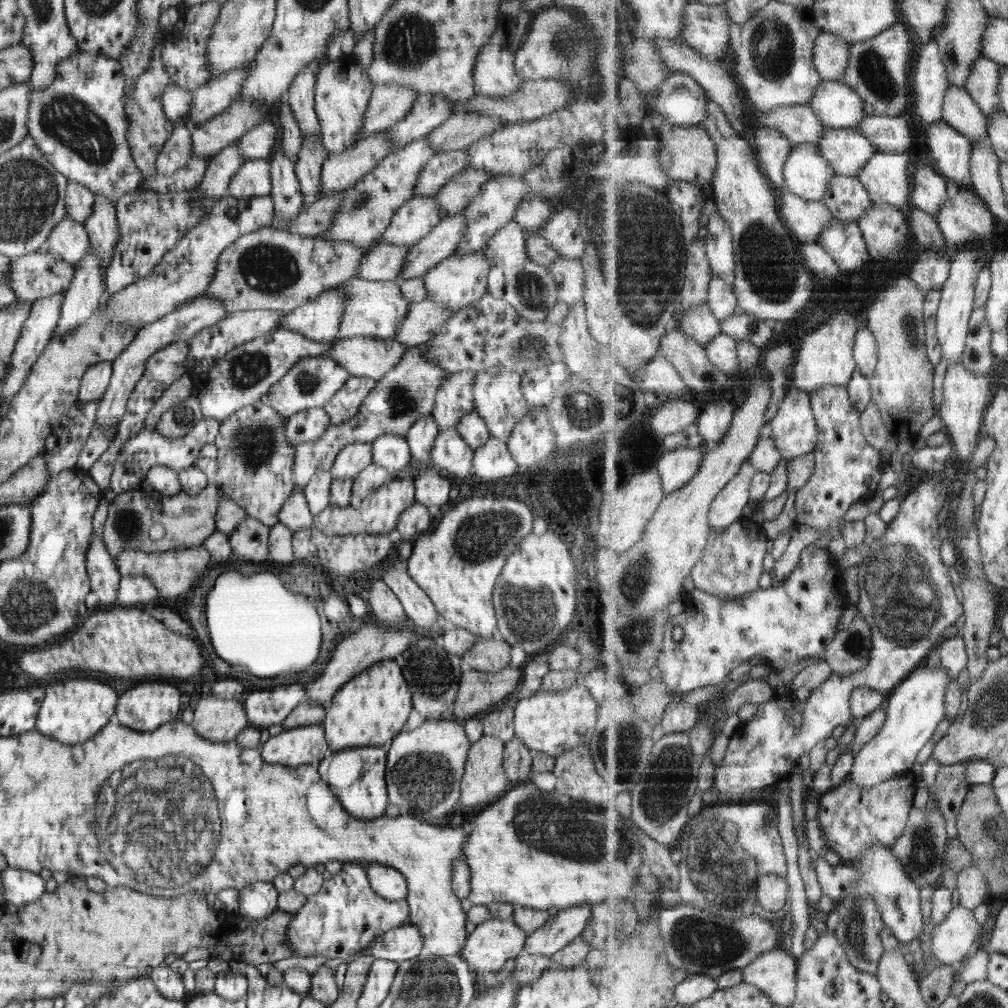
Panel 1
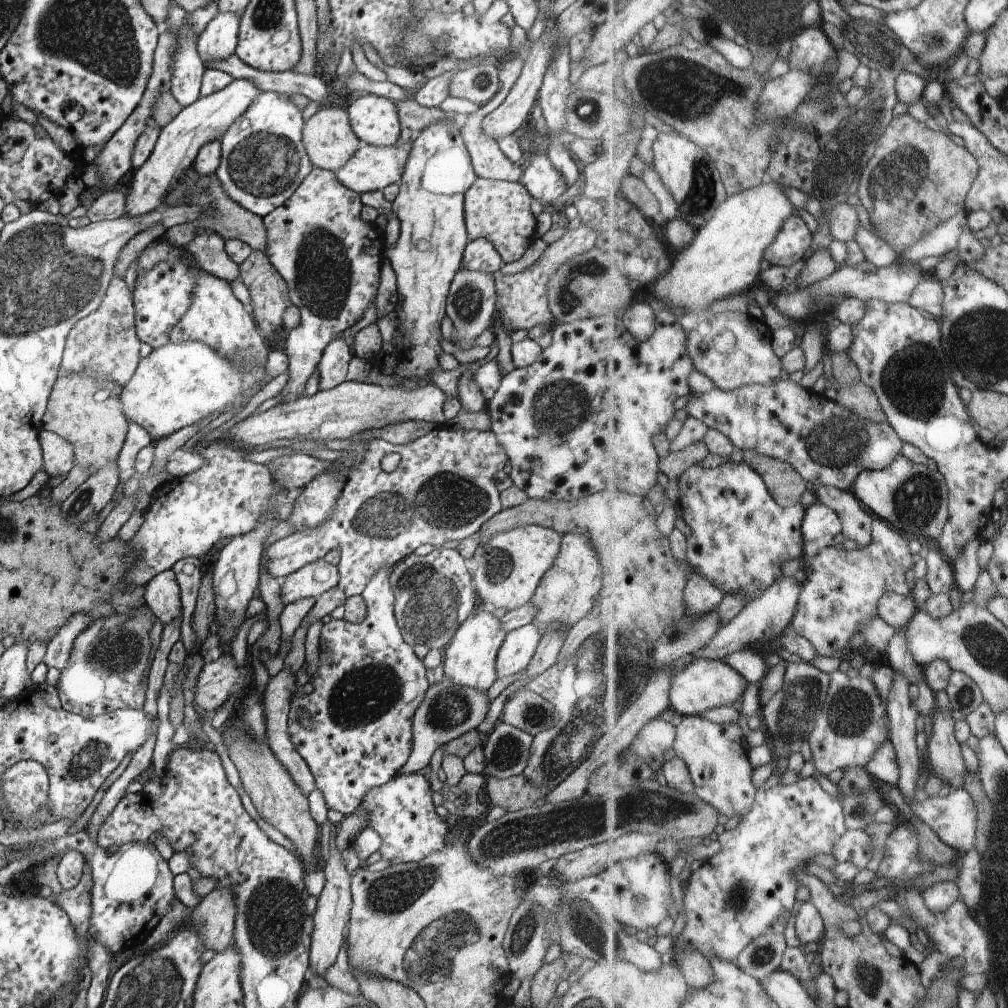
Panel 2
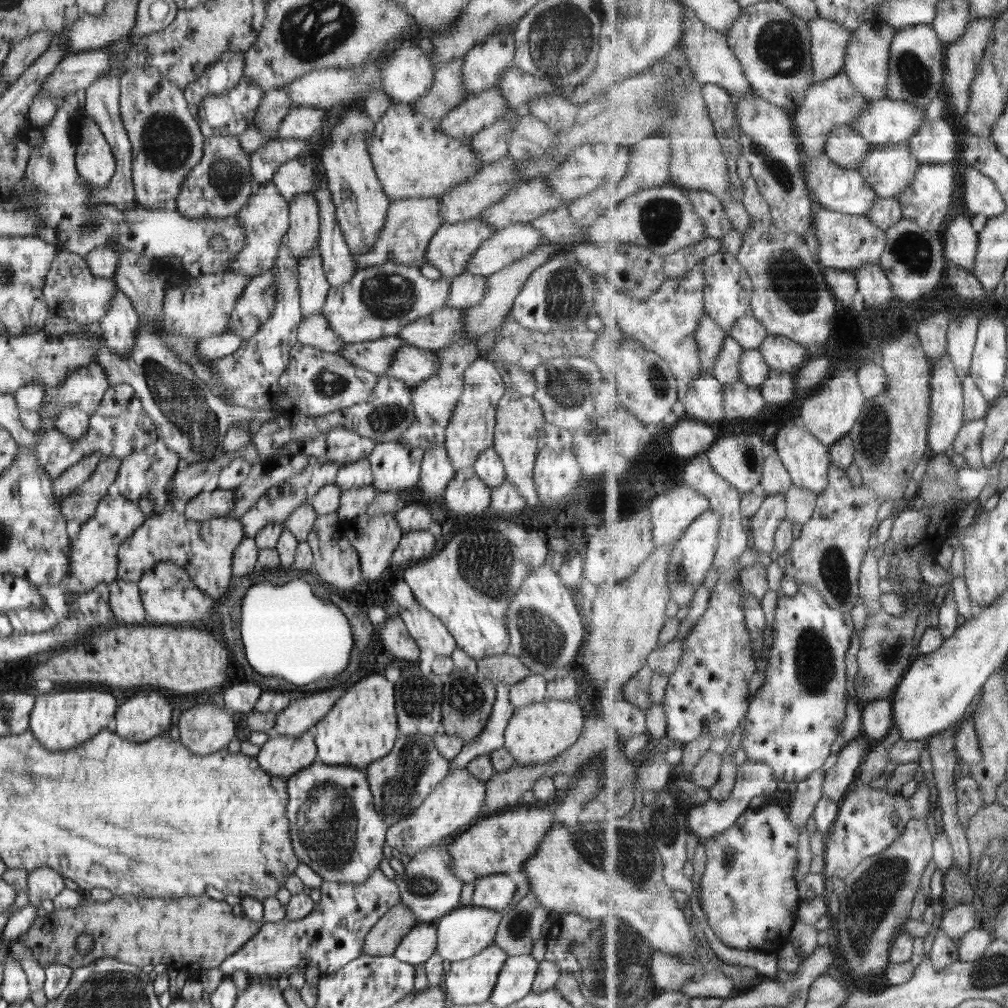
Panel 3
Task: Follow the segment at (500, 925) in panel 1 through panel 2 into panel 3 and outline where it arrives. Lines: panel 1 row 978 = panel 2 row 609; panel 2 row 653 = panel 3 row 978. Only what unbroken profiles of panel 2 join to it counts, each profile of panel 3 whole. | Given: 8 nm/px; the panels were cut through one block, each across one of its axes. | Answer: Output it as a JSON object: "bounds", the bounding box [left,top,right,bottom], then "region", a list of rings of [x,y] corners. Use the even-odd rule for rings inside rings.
{"bounds":[442,942,508,1004],"region":[[[492,942],[480,953],[454,961],[442,982],[445,994],[452,997],[451,1004],[487,1002],[496,986],[504,961],[508,957],[506,951]]]}

